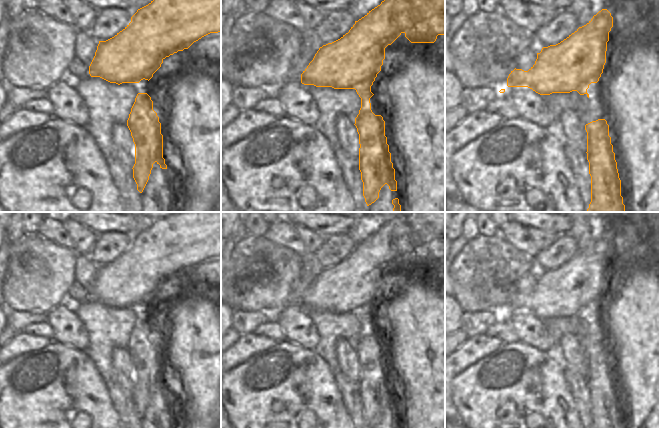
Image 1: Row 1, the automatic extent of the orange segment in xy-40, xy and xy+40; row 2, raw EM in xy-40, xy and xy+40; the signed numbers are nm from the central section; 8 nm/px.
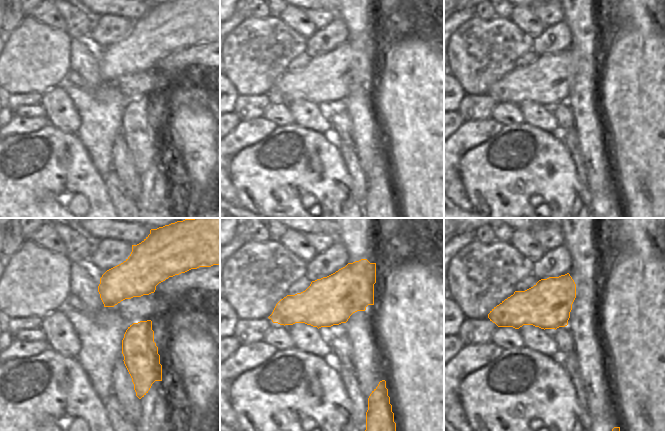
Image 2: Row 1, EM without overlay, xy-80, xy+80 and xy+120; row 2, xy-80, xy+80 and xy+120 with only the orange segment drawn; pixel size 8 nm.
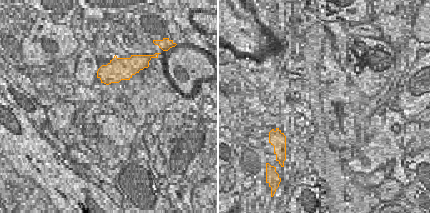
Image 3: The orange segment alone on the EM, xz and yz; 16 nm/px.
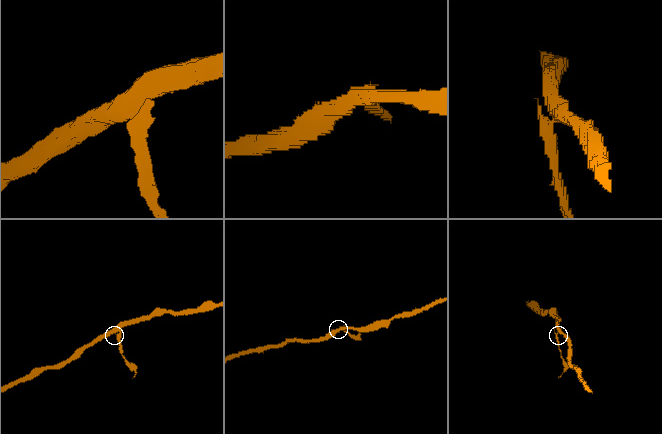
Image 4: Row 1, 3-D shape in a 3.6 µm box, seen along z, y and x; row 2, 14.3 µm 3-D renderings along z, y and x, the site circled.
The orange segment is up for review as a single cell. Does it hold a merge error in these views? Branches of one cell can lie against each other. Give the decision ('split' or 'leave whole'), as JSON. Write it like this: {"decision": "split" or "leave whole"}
{"decision": "split"}

